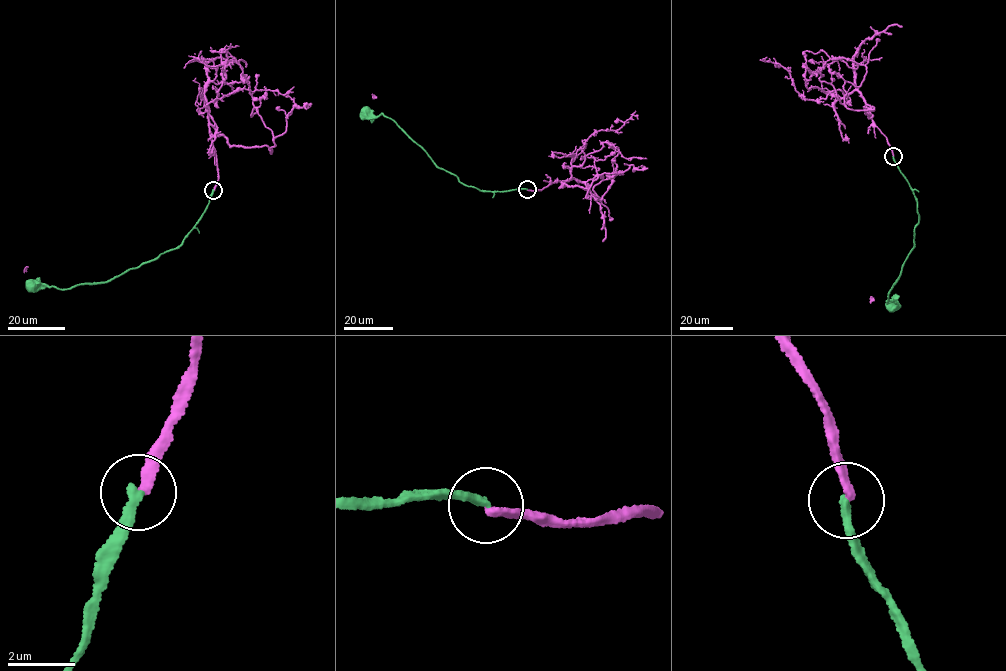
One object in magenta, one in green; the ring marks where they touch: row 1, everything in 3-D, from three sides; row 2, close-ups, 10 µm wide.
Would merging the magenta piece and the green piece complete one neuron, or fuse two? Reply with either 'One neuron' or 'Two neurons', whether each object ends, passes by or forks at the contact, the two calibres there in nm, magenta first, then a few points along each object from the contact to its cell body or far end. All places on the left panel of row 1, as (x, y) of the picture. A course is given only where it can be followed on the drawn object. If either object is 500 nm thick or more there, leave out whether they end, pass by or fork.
Two neurons. At the ring magenta ends. At the ring green ends. Thickness 300 nm (magenta) against 280 nm. Course of magenta: (213, 190), (210, 125), (230, 146), (275, 144), (224, 48), (226, 79). Course of green: (213, 190), (194, 226), (176, 248), (106, 281), (62, 289), (49, 286), (29, 289), (29, 286)

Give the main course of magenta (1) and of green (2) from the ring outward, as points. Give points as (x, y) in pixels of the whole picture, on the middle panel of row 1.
1: (527, 189), (558, 181), (587, 188), (586, 198), (600, 175), (593, 189), (600, 200), (619, 150), (606, 142)
2: (527, 189), (494, 191), (468, 186), (436, 165), (390, 118), (381, 114), (367, 118), (363, 112)

